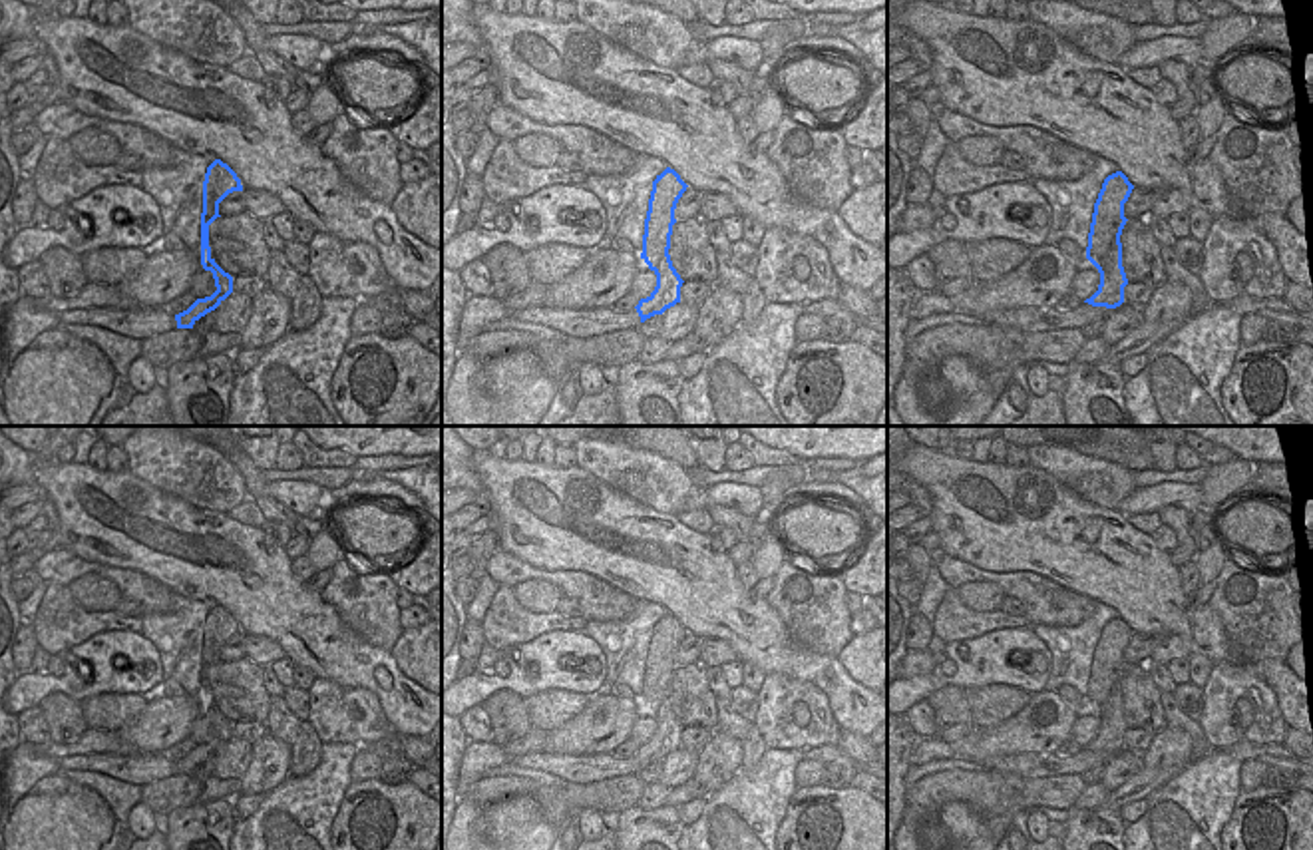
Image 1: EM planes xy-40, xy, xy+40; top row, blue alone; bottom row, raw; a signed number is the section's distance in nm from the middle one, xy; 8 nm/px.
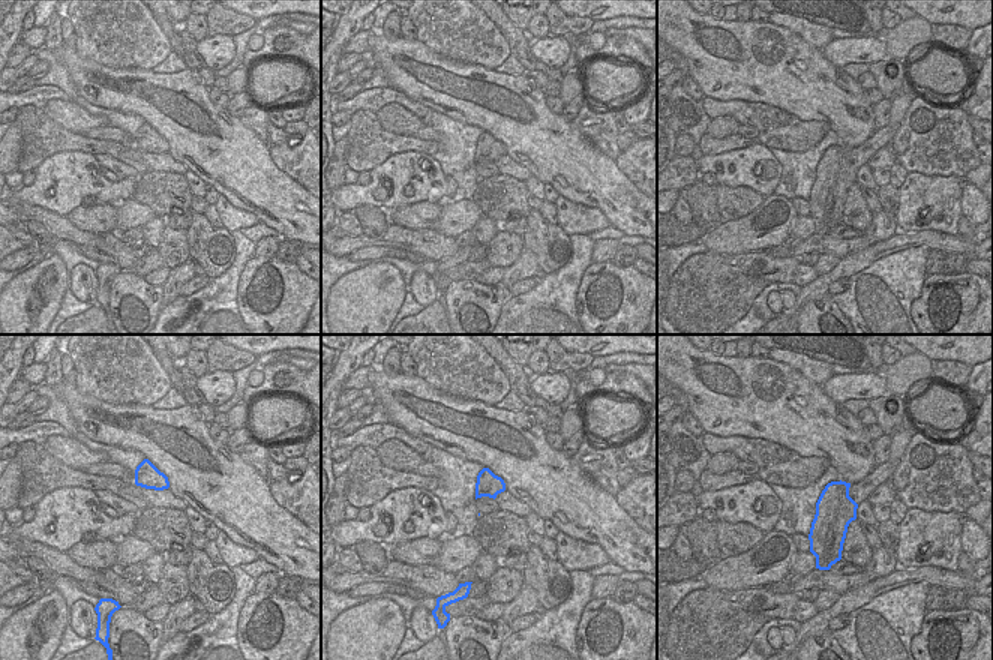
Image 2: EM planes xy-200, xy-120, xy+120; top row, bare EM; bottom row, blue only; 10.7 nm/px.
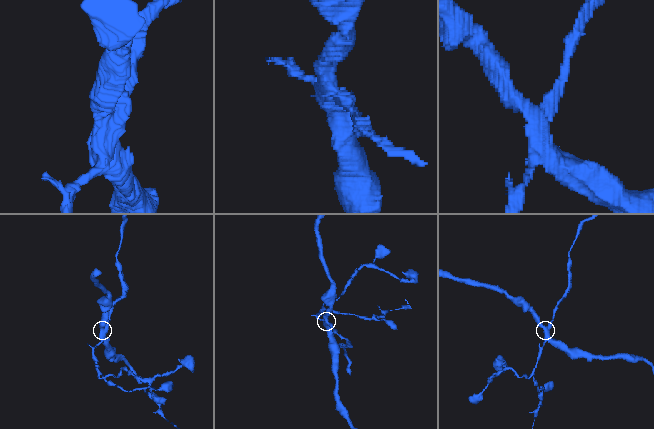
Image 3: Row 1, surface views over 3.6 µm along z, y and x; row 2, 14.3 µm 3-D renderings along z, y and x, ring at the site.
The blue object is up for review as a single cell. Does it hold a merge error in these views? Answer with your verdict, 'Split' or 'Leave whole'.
Split

